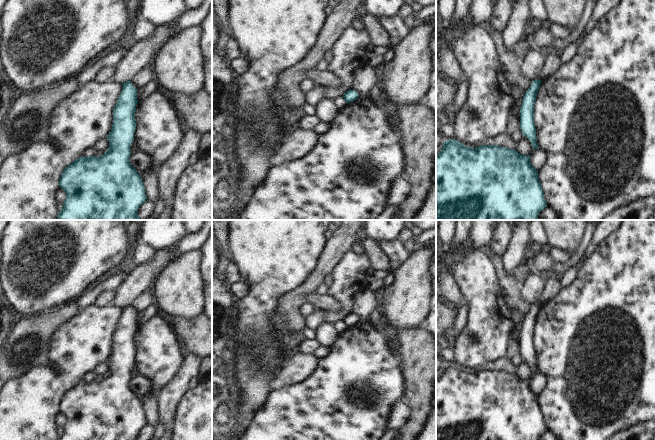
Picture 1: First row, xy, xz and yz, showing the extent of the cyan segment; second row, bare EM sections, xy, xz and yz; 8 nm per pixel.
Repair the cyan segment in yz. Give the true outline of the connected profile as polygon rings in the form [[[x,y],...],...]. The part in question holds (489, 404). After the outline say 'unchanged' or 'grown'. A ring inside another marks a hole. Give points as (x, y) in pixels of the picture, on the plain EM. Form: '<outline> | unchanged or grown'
[[[450,363],[436,379],[436,440],[538,440],[547,431],[530,379],[498,369],[471,372]]] | unchanged

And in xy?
[[[130,304],[122,307],[122,309],[117,328],[113,332],[112,353],[107,359],[109,371],[102,380],[81,380],[63,394],[59,403],[59,410],[65,415],[66,422],[63,432],[57,440],[138,440],[139,431],[147,424],[142,403],[129,384],[130,371],[136,353],[134,338],[138,328],[137,313],[132,310]]] | unchanged

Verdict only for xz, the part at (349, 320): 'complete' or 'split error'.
complete

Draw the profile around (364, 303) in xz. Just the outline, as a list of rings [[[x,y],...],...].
[[[366,289],[363,292],[355,293],[351,301],[353,303],[351,314],[358,317],[358,323],[371,323],[370,314],[377,308],[376,298],[373,292]]]

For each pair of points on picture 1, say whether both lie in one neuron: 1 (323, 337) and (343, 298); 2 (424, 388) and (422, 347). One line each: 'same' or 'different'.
1: different
2: same

